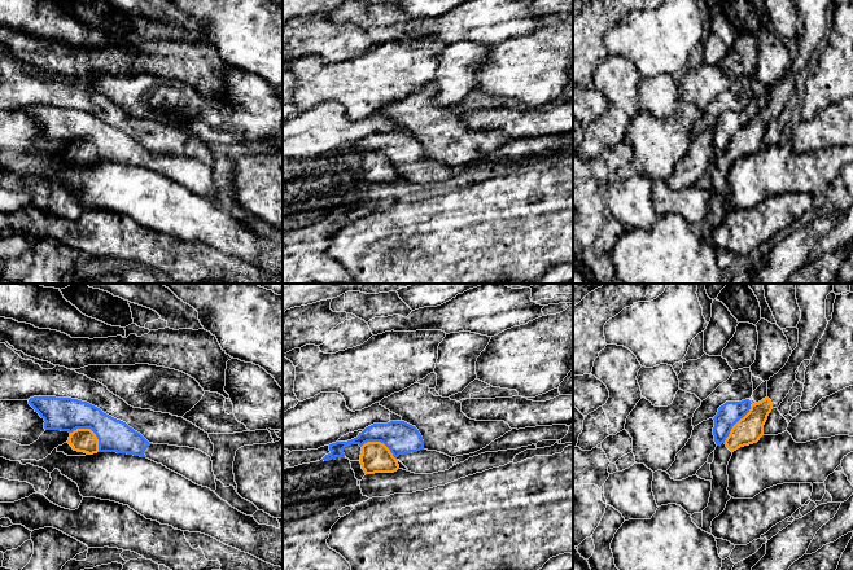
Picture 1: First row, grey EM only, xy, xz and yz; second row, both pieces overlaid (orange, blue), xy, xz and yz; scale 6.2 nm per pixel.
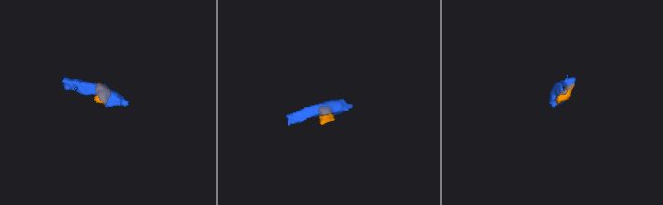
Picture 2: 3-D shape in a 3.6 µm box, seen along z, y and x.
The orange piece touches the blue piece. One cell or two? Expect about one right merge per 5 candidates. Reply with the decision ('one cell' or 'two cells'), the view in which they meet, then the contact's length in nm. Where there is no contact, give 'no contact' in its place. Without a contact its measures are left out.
two cells | xy | 220 nm

